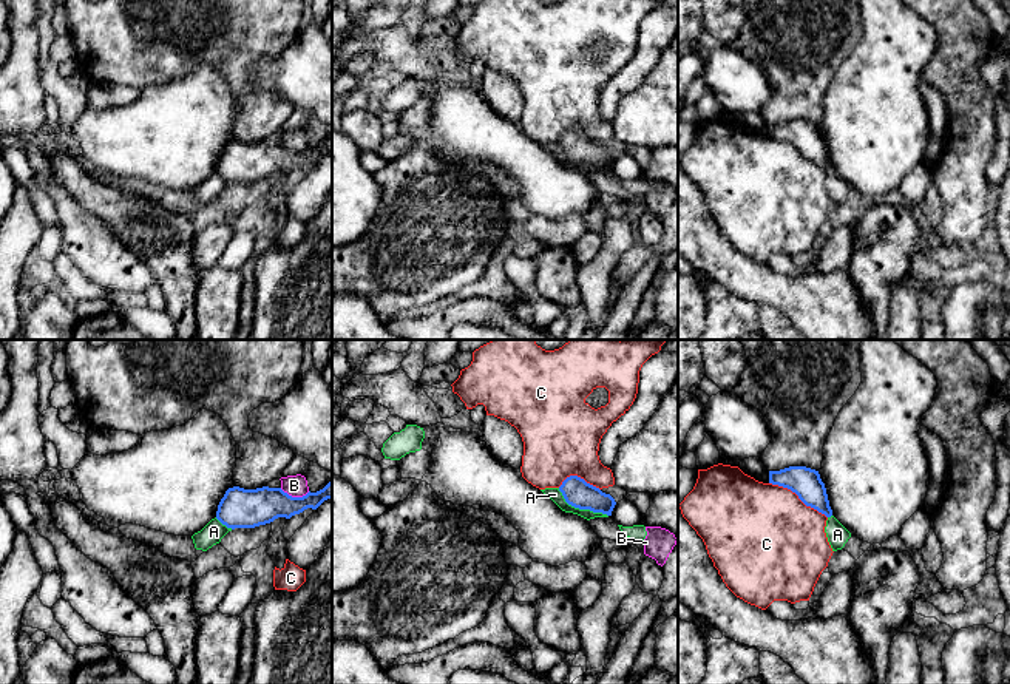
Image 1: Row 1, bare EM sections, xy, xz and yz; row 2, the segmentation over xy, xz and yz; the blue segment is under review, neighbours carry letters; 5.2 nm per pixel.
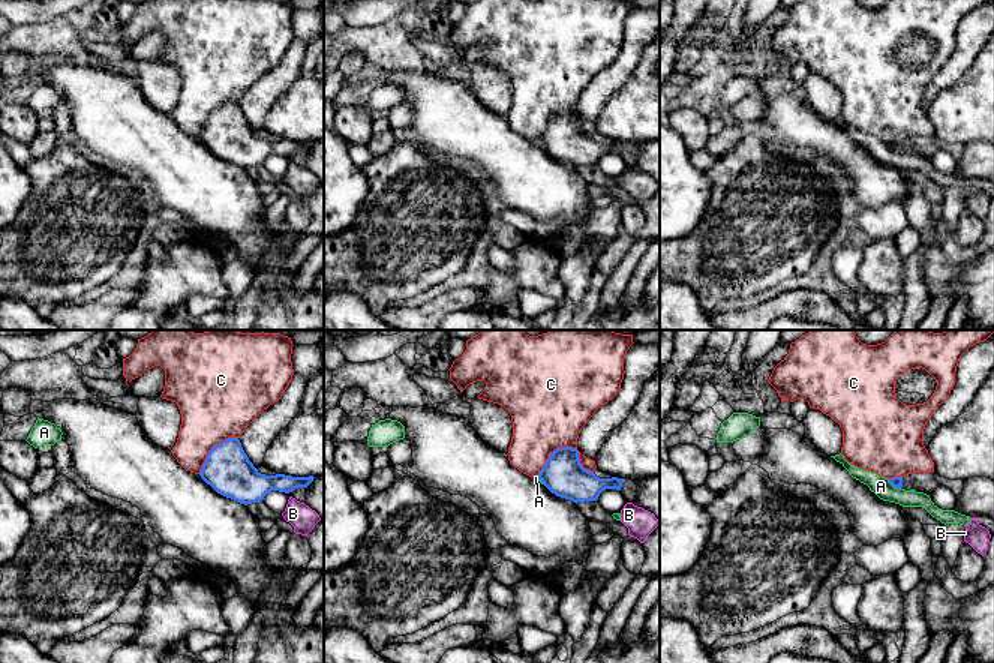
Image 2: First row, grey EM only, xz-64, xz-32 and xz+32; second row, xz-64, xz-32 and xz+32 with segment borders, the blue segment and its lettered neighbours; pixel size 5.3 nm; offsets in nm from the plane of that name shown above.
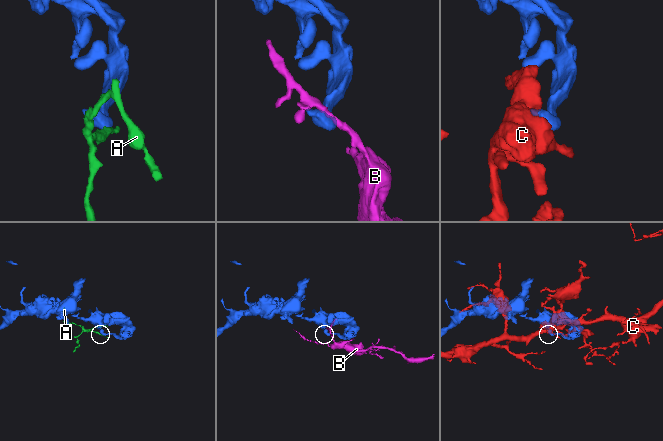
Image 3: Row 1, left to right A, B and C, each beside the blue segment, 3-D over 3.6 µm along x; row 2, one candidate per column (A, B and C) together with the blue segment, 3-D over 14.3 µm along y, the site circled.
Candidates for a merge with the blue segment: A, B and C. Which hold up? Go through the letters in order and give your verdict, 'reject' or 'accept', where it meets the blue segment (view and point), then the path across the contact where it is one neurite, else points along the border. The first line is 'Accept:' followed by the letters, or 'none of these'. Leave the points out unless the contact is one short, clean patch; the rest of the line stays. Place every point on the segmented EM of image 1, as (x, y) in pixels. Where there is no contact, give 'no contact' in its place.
Accept: none of these
A: reject | xz (581, 508) | along xz (558, 488), (569, 504), (601, 511), (607, 516)
B: reject | xy (295, 497)
C: reject | yz (799, 497)

